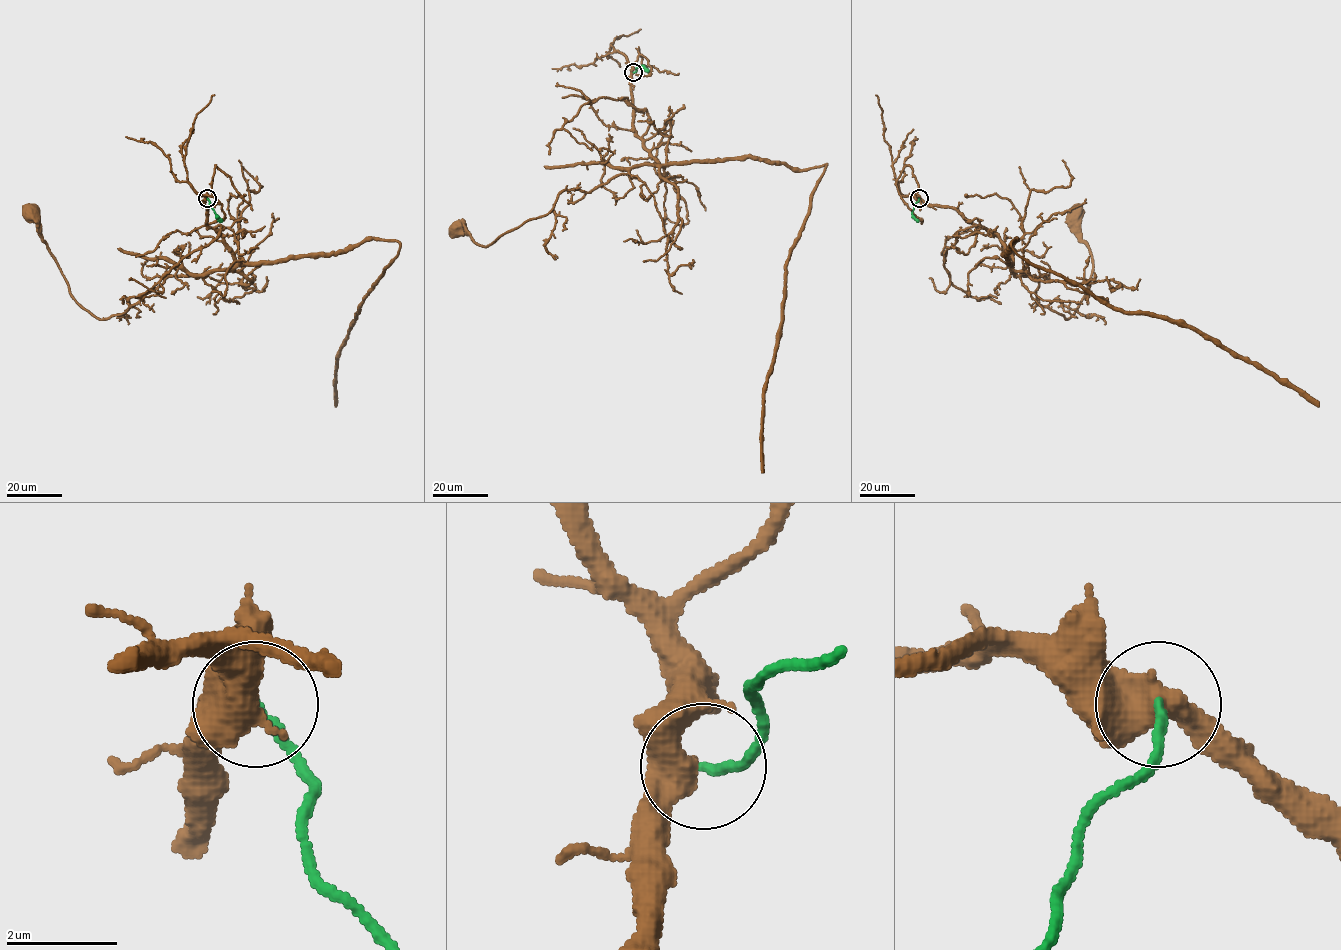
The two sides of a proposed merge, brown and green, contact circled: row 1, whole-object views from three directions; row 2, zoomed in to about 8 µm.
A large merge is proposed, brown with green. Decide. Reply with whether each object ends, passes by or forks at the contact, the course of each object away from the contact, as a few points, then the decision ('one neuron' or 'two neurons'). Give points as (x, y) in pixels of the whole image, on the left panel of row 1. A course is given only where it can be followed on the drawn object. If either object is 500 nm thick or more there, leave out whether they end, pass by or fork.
brown runs (206, 198), (207, 224), (230, 248), (233, 264), (169, 276), (107, 318), (76, 301), (31, 215); green runs (207, 198), (221, 222); two neurons

